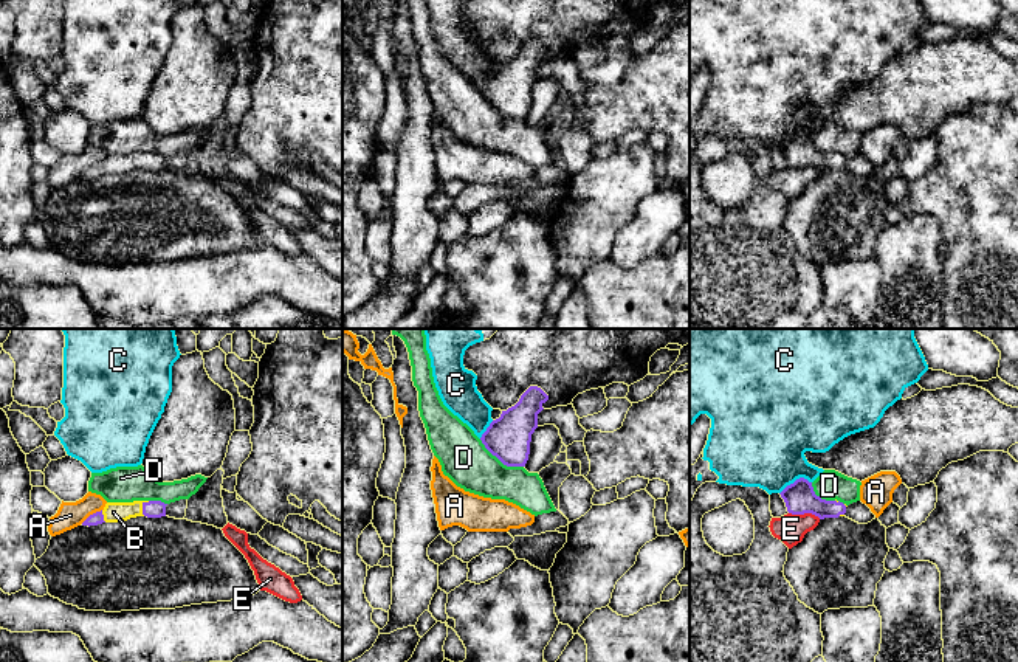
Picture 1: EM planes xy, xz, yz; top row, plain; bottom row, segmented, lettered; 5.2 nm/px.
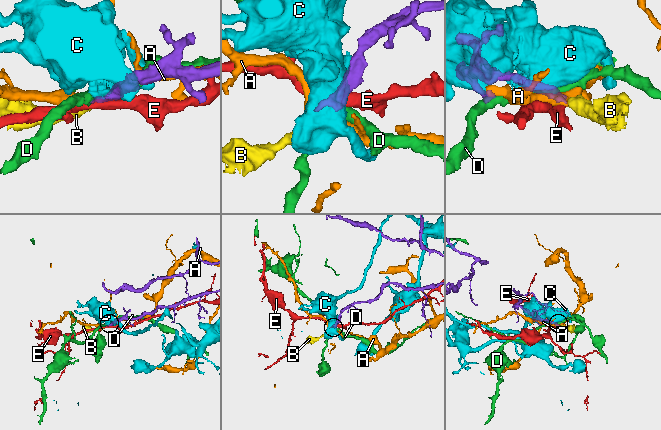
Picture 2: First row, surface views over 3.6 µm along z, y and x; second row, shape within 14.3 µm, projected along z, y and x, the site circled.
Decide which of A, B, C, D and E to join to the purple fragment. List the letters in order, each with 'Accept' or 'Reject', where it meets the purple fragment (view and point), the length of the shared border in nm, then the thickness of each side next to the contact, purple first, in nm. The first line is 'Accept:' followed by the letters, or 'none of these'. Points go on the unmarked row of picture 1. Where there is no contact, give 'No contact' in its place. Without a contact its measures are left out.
Accept: B
A: Reject. Touches purple at xy (90, 168). Shared border 130 nm. Thickness 70 nm (purple) against 140 nm
B: Accept. Touches purple at xy (143, 160). Shared border 90 nm. Thickness 100 nm (purple) against 110 nm
C: Reject. Touches purple at yz (797, 132). Shared border 180 nm. Thickness 160 nm (purple) against 440 nm
D: Reject. Touches purple at xz (501, 113). Shared border 280 nm. Thickness 220 nm (purple) against 240 nm
E: Reject. Touches purple at yz (804, 165). Shared border 170 nm. Thickness 160 nm (purple) against 160 nm

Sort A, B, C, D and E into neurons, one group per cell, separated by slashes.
A / B / C / D / E

